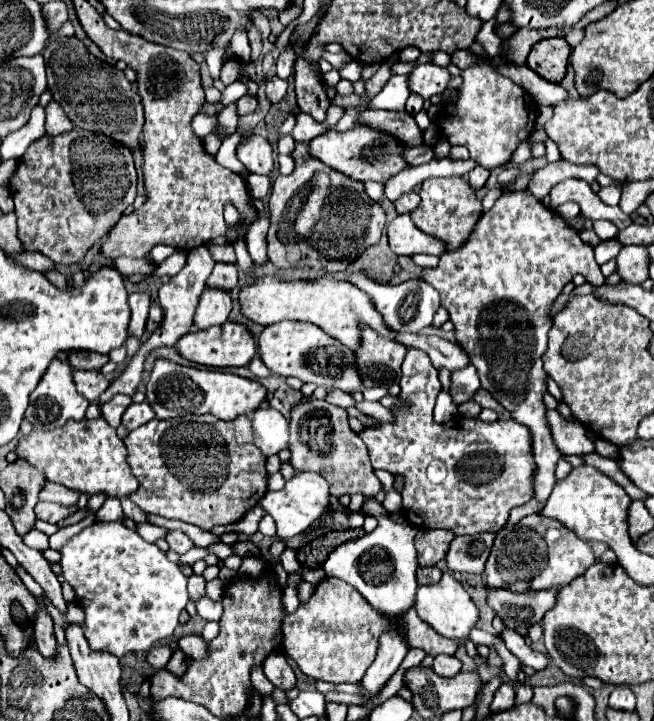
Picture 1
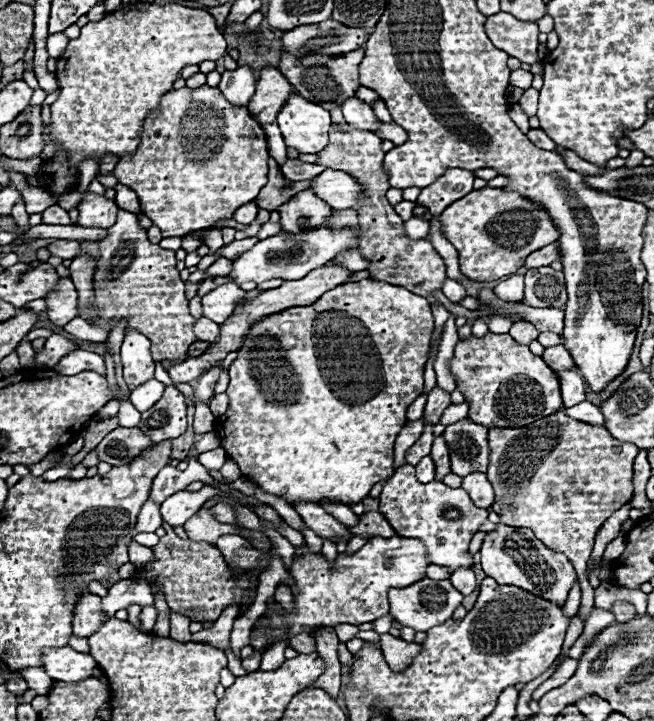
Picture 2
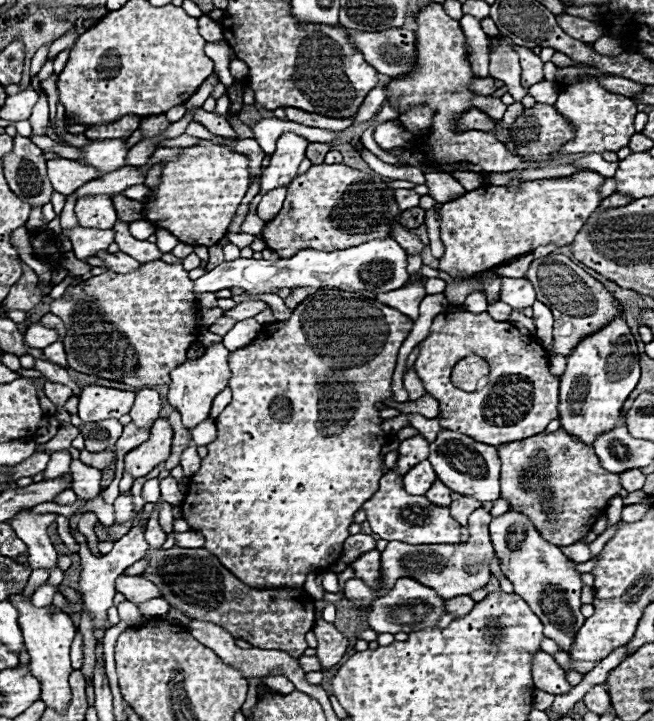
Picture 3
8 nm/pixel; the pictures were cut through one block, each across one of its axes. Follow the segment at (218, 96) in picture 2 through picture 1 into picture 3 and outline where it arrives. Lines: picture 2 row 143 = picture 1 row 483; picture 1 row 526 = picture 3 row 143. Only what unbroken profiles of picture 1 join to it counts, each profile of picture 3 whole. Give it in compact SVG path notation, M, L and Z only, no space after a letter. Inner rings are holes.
M200 140L198 146L184 148L182 156L166 162L162 182L144 204L144 220L156 228L166 228L180 242L192 246L218 244L232 222L232 216L248 190L248 160L228 146Z

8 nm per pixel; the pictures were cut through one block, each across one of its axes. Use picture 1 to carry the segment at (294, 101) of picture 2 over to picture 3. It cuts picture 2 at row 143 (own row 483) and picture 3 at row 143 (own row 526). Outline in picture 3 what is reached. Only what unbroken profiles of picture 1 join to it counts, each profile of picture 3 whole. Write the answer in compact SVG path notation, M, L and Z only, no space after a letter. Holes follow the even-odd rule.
M286 132L278 138L276 152L272 154L270 164L264 168L264 174L261 177L260 193L253 198L248 209L256 211L260 203L260 194L264 194L266 190L288 186L298 176L298 166L306 158L304 156L306 146L308 146L308 140L292 132Z

